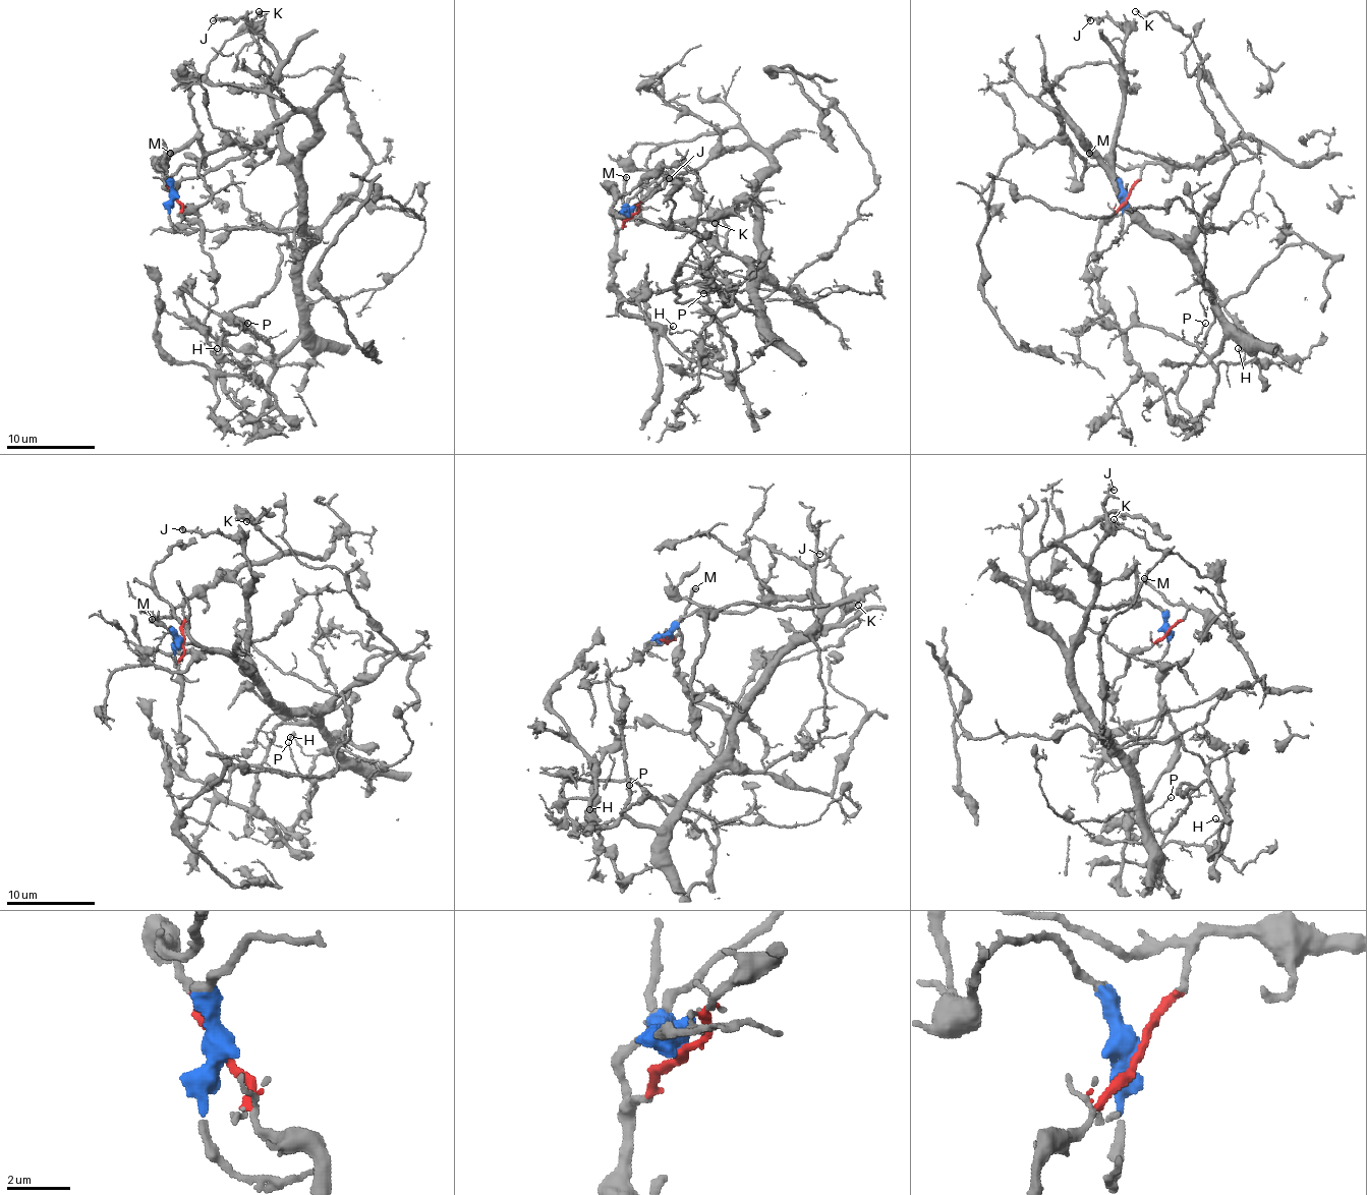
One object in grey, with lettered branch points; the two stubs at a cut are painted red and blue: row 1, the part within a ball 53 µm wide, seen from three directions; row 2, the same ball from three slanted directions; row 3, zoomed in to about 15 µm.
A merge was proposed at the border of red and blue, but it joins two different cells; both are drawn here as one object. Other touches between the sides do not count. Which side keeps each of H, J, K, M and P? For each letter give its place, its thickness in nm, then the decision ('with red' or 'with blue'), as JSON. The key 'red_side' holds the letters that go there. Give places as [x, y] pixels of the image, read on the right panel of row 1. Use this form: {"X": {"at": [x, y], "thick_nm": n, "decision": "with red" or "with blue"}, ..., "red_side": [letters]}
{"H": {"at": [1238, 348], "thick_nm": 100, "decision": "with blue"}, "J": {"at": [1090, 20], "thick_nm": 240, "decision": "with blue"}, "K": {"at": [1135, 11], "thick_nm": 140, "decision": "with red"}, "M": {"at": [1089, 153], "thick_nm": 320, "decision": "with red"}, "P": {"at": [1205, 323], "thick_nm": 120, "decision": "with blue"}, "red_side": ["K", "M"]}

